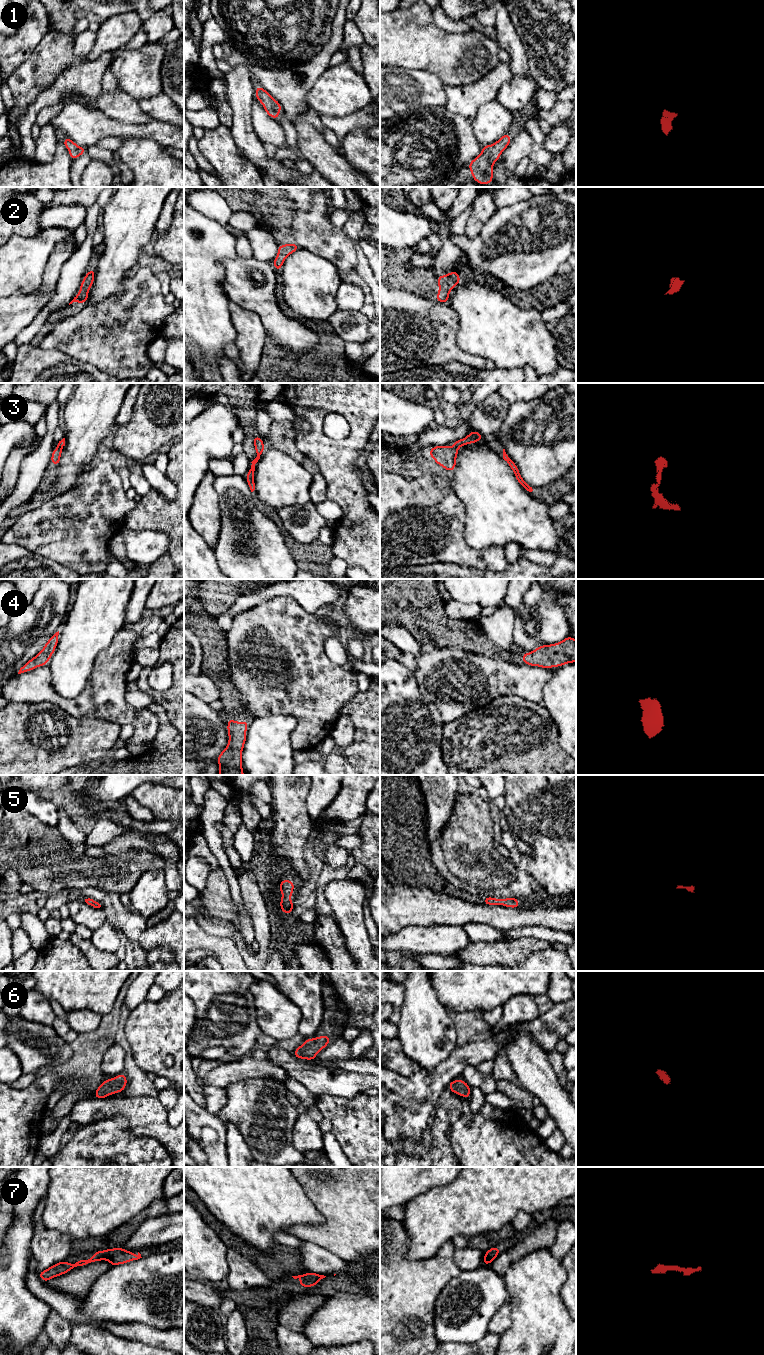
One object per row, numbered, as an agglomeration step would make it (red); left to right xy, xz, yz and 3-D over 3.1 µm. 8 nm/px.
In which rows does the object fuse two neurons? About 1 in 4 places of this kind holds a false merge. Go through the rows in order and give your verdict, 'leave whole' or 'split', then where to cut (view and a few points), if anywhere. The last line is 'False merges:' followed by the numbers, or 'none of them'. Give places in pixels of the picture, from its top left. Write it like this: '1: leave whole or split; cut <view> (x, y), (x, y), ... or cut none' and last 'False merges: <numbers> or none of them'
1: leave whole; cut none
2: leave whole; cut none
3: leave whole; cut none
4: leave whole; cut none
5: leave whole; cut none
6: leave whole; cut none
7: leave whole; cut none
False merges: none of them

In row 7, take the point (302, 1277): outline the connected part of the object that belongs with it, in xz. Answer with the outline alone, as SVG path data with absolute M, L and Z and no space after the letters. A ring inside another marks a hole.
M309 1272L307 1274L301 1274L292 1277L294 1279L300 1279L300 1287L314 1287L318 1282L320 1282L321 1279L325 1278L326 1276Z

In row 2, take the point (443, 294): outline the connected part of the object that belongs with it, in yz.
M453 270L450 274L445 274L443 276L437 277L437 282L439 284L439 291L436 296L436 301L445 303L449 301L450 291L458 285L461 281L457 271Z

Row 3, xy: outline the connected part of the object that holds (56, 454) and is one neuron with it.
M63 438L59 442L55 442L55 443L58 445L58 447L53 450L52 457L51 457L50 461L51 461L51 464L59 466L60 457L62 454L62 448L65 446L65 438Z

